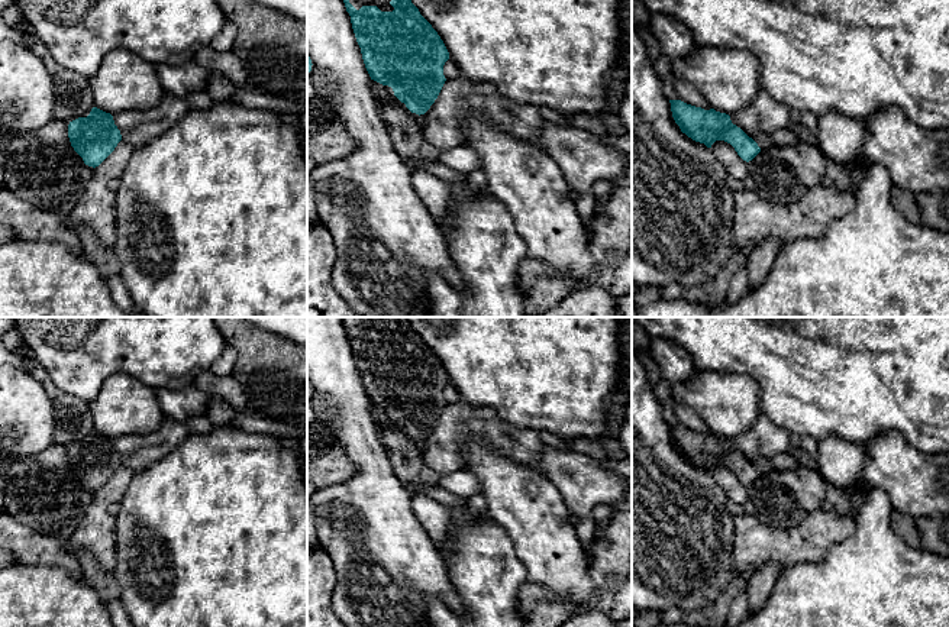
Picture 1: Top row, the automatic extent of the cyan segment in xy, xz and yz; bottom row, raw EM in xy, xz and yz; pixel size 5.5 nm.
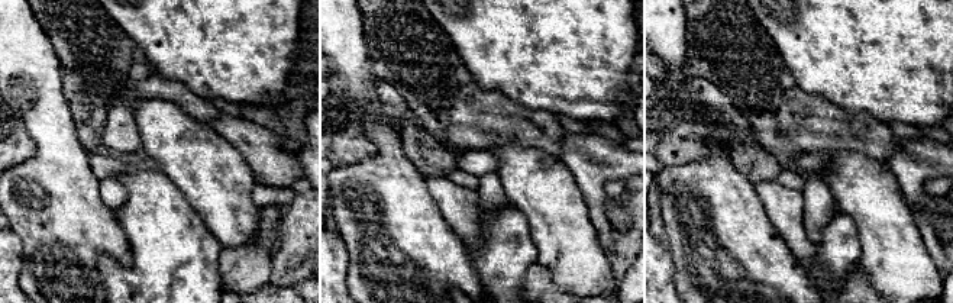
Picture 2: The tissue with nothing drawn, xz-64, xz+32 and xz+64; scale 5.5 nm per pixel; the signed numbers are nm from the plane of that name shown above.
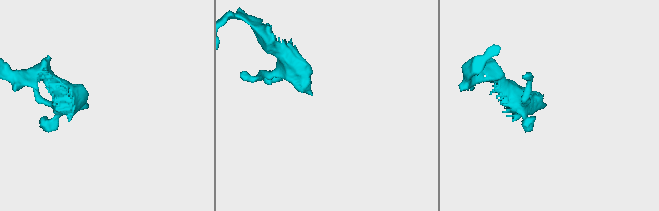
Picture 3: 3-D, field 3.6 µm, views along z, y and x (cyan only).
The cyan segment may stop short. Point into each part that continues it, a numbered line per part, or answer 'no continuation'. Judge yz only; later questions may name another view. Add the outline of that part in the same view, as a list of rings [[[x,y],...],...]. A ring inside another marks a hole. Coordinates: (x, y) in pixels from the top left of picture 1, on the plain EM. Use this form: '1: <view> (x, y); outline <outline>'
1: yz (784, 461); outline [[[784,452],[771,458],[758,456],[753,465],[758,468],[761,474],[765,474],[772,469],[784,471],[801,466],[800,460],[795,456],[793,456],[790,452]]]

